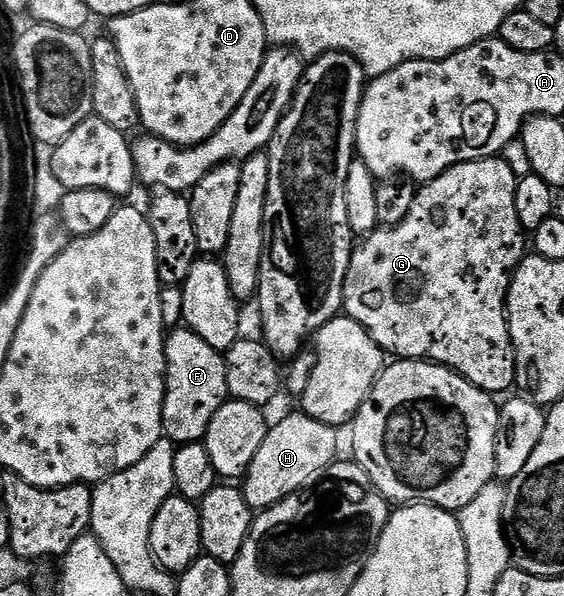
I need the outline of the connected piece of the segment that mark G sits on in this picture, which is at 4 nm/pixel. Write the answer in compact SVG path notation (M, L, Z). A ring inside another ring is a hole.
M488 156L485 160L462 162L446 170L438 178L427 181L417 191L414 206L410 206L410 214L406 214L401 224L397 224L395 228L381 227L371 236L359 241L346 274L343 311L367 330L370 338L374 338L379 348L383 348L385 353L393 357L442 364L457 372L459 376L465 376L471 384L478 386L483 392L499 394L506 391L508 387L511 389L516 382L516 351L508 329L508 287L512 285L513 272L526 255L524 249L526 233L518 222L518 210L514 207L517 179L514 170L510 170L508 163L500 156Z

